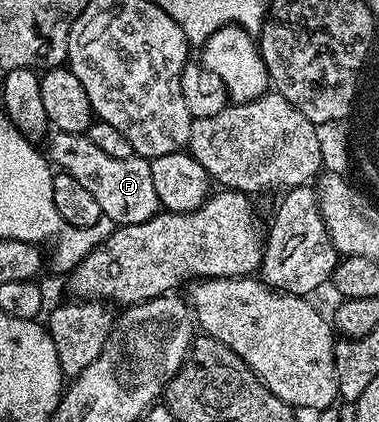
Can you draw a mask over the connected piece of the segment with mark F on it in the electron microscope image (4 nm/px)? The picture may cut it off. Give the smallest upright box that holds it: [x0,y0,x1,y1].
[47,132,159,226]

